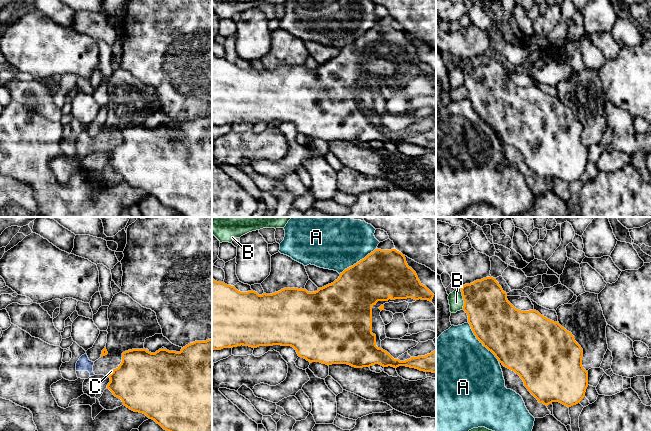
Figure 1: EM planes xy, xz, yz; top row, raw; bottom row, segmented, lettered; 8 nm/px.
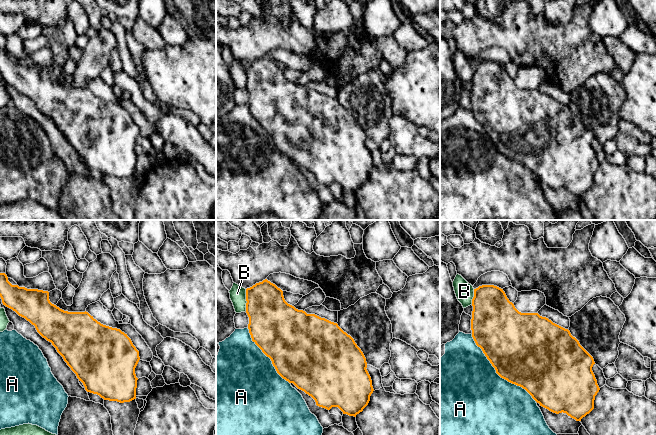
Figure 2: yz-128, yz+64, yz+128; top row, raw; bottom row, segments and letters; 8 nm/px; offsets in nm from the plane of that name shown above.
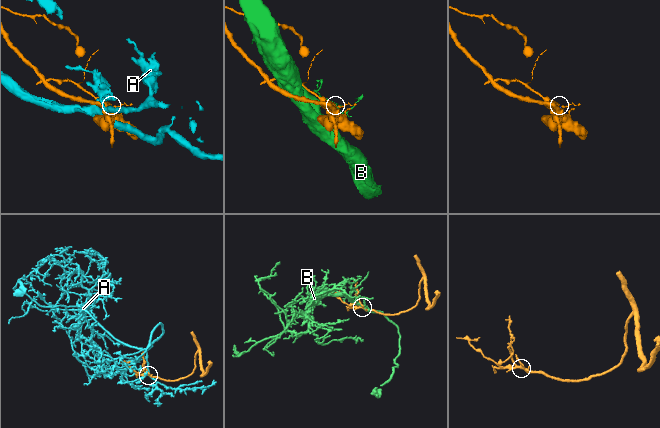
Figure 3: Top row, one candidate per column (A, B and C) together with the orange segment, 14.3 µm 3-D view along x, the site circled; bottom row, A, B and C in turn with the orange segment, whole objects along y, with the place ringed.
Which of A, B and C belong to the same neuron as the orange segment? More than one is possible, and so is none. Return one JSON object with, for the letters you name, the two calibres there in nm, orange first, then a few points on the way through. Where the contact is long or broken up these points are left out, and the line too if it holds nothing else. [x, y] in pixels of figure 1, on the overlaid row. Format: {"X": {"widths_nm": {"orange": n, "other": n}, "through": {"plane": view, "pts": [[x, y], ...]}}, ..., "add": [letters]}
{"add": []}

